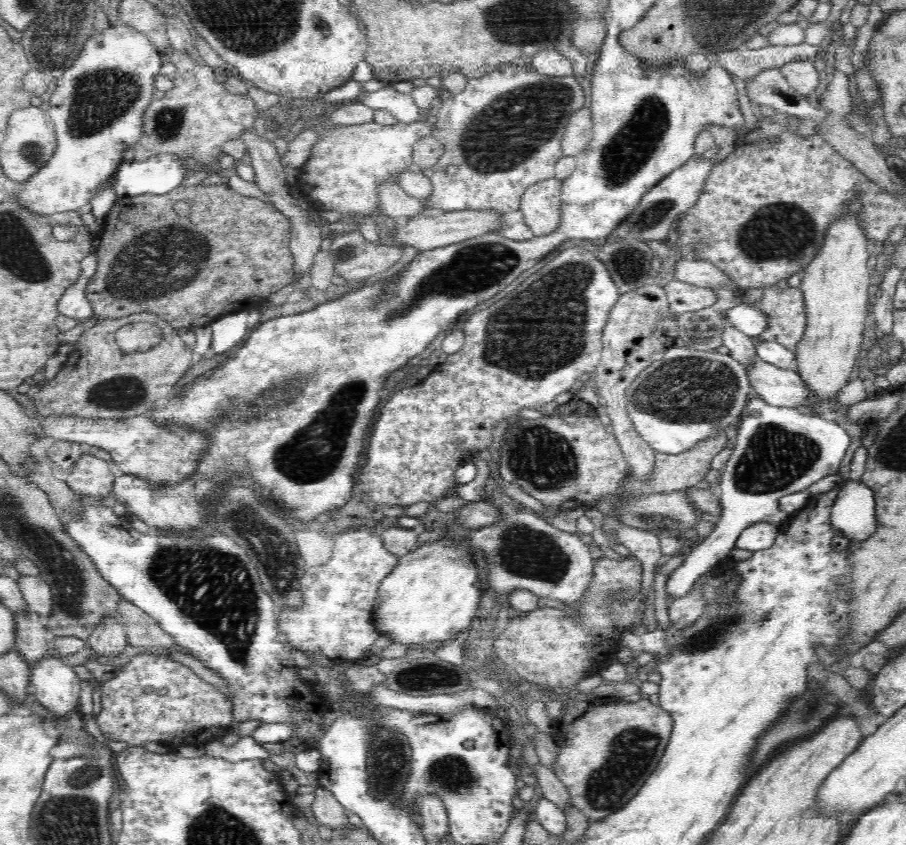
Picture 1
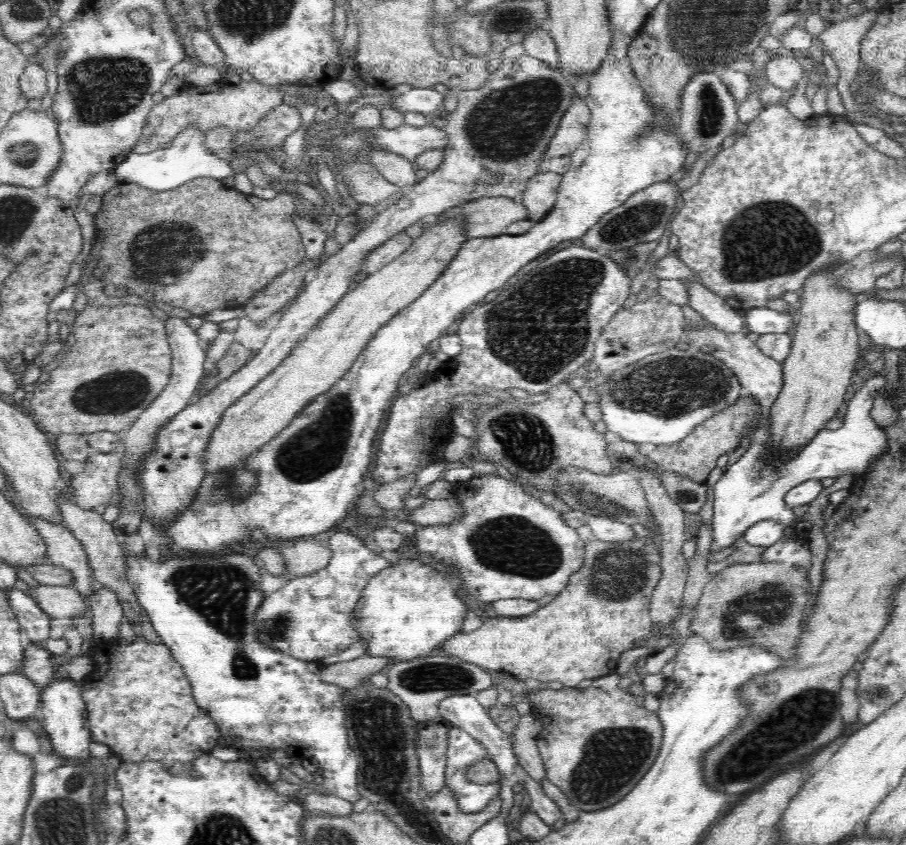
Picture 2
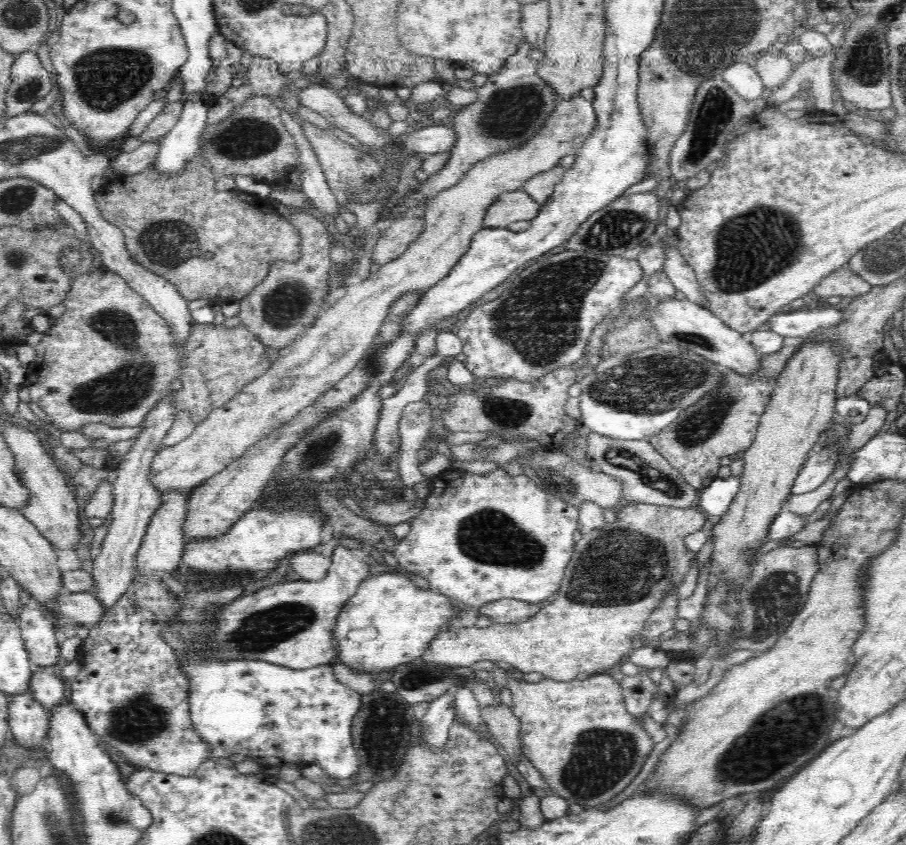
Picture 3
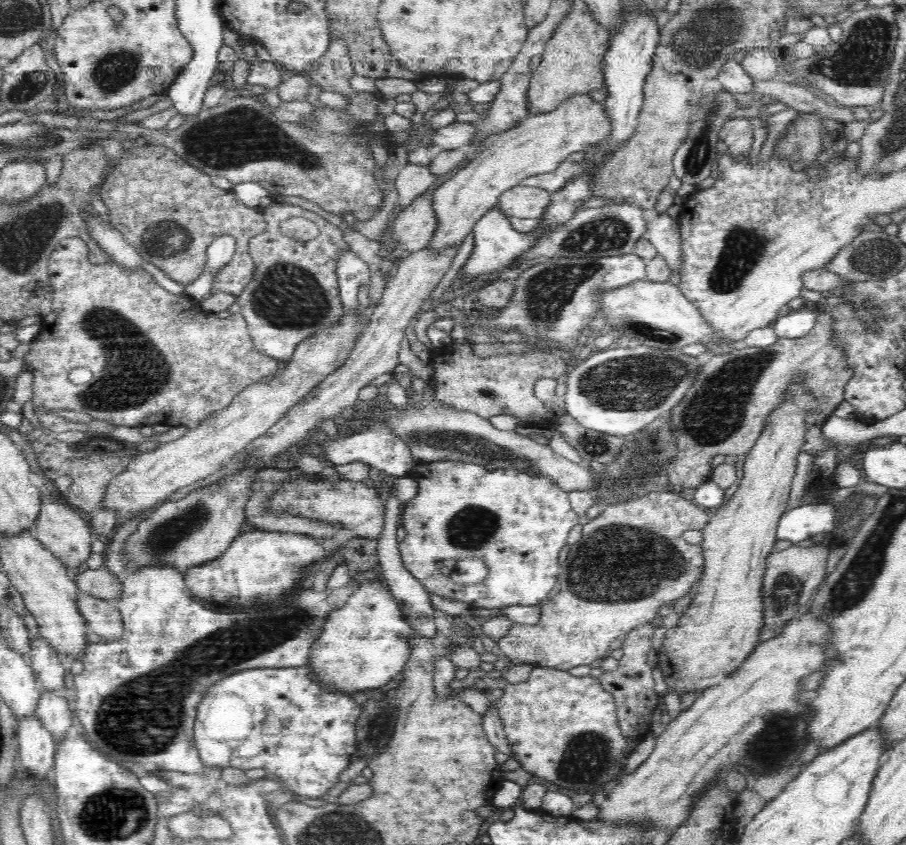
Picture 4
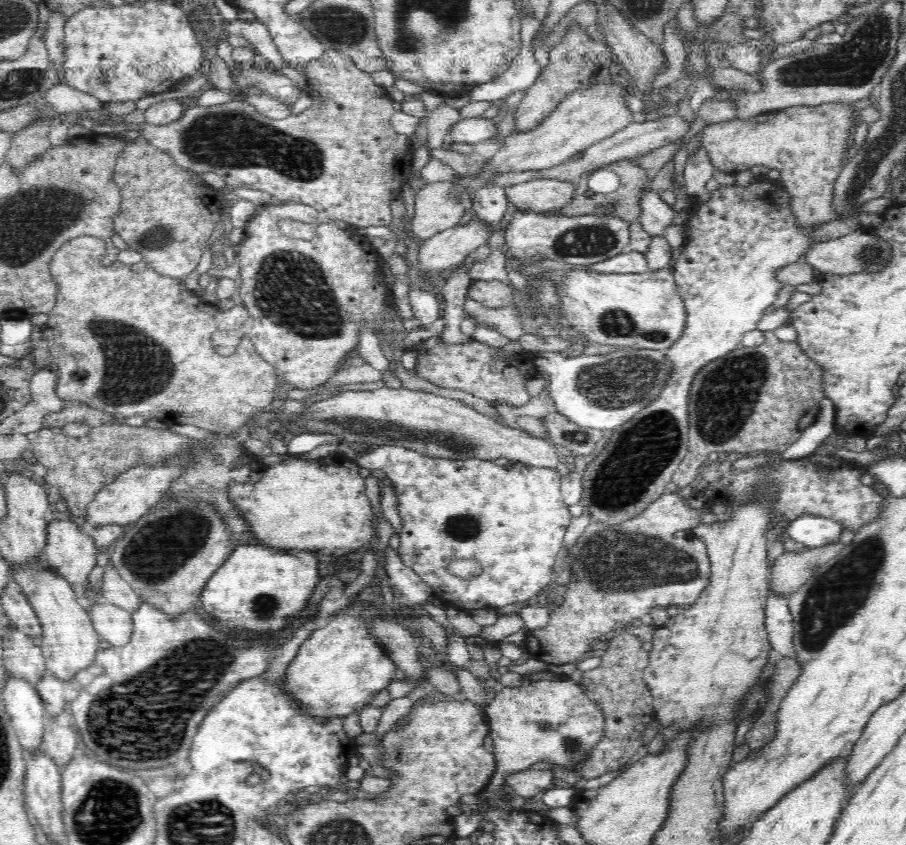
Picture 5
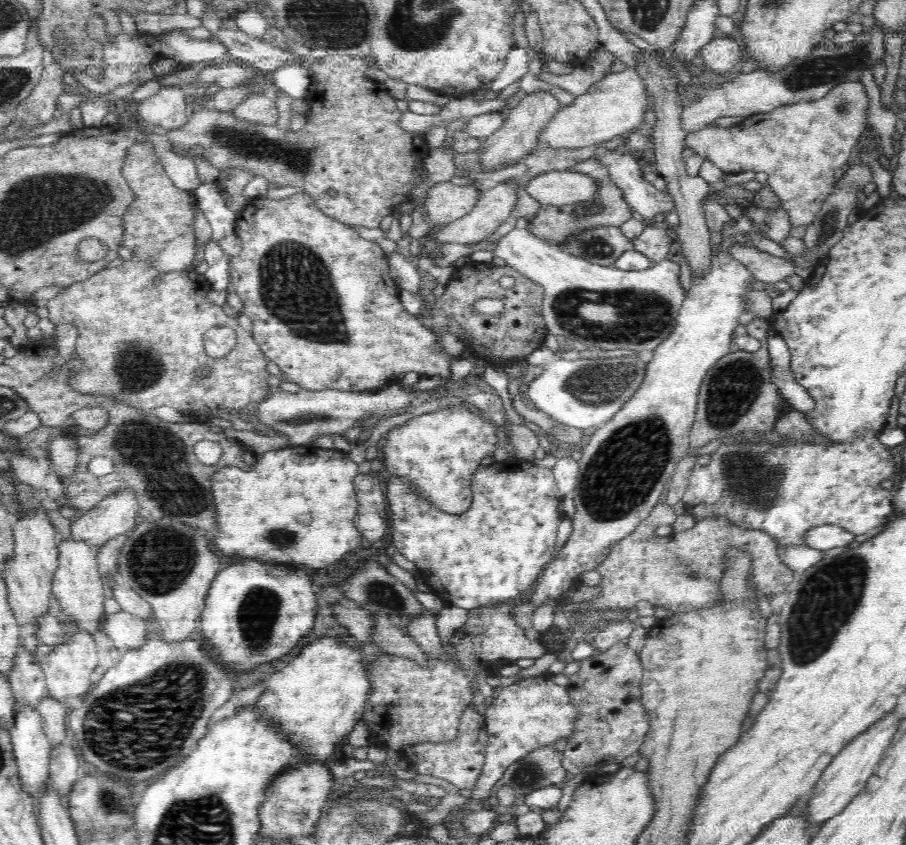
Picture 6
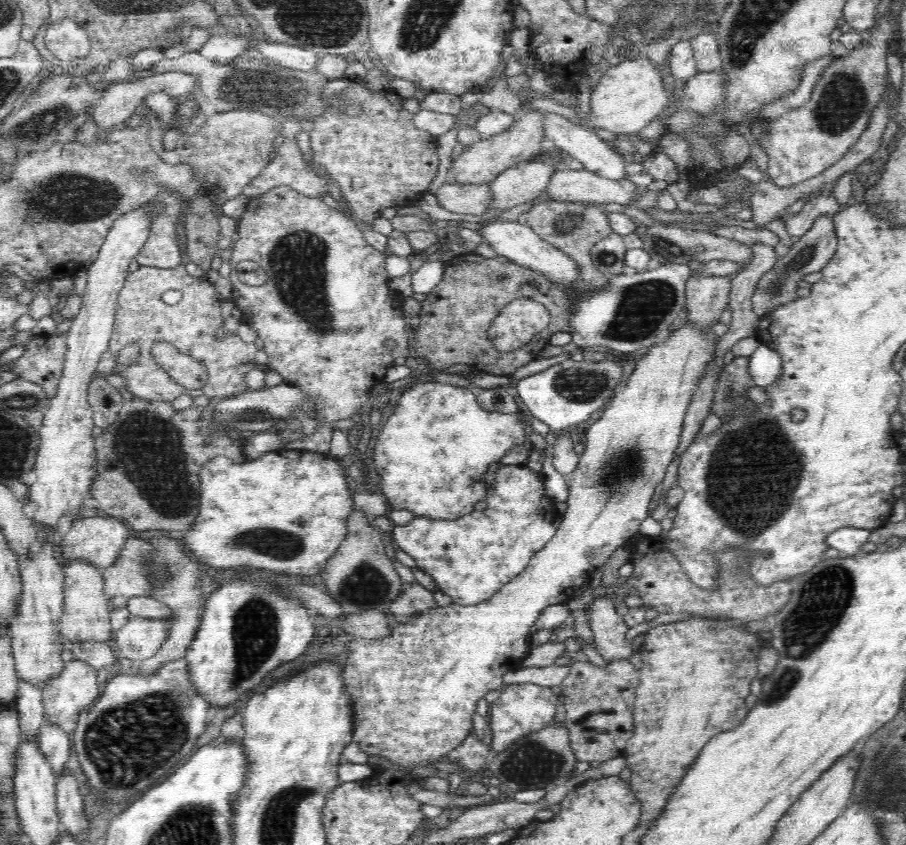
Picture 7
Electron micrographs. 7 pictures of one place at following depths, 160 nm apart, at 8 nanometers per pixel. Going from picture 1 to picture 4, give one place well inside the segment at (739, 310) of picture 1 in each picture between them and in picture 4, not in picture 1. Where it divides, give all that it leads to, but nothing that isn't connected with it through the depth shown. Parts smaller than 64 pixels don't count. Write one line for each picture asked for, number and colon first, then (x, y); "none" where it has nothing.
2: (758, 321)
3: (796, 323)
4: (797, 323)

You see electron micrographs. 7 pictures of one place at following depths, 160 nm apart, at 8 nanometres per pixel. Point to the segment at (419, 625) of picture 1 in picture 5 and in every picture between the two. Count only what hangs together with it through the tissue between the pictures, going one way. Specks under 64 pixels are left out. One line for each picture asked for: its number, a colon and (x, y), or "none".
2: (405, 611)
3: (390, 620)
4: (364, 644)
5: (338, 669)

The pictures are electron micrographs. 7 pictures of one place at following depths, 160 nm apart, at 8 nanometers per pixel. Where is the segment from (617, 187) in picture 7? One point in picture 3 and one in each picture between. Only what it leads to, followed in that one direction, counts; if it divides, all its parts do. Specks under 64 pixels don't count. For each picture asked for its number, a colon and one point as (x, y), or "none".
3: (515, 206)
4: (525, 202)
5: (542, 195)
6: (558, 187)

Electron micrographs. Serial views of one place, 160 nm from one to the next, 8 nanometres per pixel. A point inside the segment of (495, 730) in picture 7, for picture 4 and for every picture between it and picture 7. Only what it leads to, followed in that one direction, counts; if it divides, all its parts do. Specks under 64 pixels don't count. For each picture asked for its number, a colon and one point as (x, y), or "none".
4: (562, 729)
5: (549, 718)
6: (532, 714)

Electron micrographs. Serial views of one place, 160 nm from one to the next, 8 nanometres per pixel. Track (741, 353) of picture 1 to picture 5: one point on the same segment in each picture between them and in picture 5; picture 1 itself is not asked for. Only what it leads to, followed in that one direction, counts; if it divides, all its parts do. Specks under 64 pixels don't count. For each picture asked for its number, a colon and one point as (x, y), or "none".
2: (713, 308)
3: (682, 276)
4: (664, 234)
5: (656, 216)

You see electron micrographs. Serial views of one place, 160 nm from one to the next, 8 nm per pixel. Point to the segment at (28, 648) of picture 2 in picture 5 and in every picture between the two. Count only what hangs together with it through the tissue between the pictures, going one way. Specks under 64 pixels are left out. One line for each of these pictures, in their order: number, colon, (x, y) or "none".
3: (48, 690)
4: (52, 710)
5: (59, 741)

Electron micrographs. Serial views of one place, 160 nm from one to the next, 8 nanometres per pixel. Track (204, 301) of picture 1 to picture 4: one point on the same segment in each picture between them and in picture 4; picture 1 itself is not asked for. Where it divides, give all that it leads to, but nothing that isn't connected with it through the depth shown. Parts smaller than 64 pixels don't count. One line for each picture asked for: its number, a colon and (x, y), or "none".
2: (241, 243)
3: (165, 219)
4: (169, 211)

